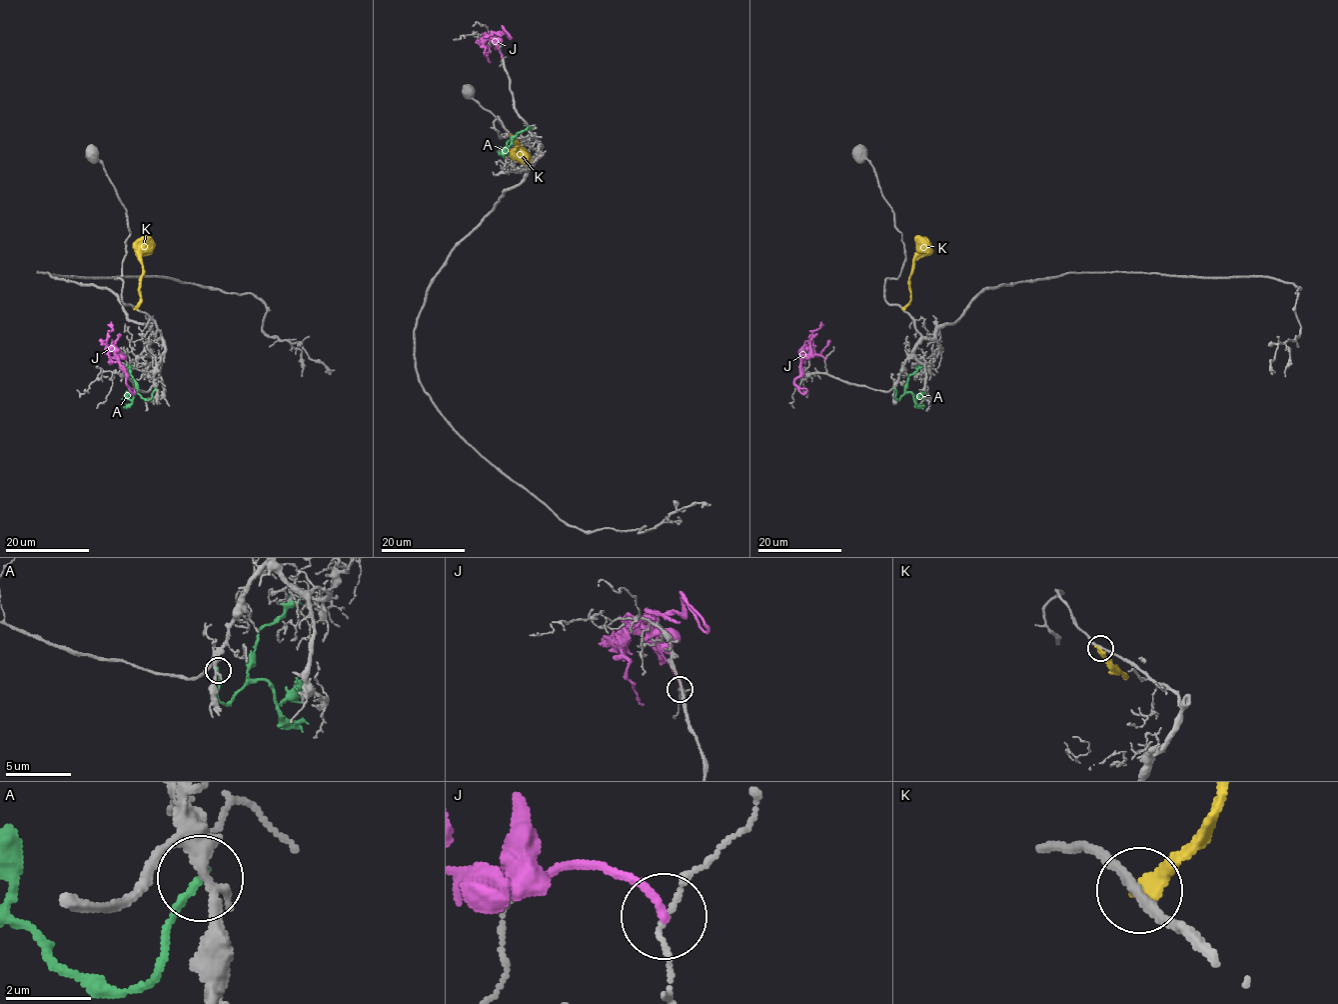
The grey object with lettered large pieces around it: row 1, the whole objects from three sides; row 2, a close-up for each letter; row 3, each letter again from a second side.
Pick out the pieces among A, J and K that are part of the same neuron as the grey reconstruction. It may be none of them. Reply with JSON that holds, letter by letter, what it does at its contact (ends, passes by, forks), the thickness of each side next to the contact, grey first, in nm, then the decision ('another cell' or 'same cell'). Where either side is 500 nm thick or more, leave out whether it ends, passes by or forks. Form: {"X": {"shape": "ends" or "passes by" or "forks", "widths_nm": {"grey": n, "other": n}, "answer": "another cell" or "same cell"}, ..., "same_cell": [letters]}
{"A": {"shape": "ends", "widths_nm": {"grey": 320, "other": 190}, "answer": "another cell"}, "J": {"shape": "ends", "widths_nm": {"grey": 100, "other": 190}, "answer": "another cell"}, "K": {"shape": "ends", "widths_nm": {"grey": 220, "other": 340}, "answer": "another cell"}, "same_cell": []}

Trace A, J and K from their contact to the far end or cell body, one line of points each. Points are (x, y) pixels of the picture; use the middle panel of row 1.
A: (532, 128), (513, 136), (503, 154)
J: (502, 57), (493, 35), (502, 32), (502, 27), (512, 38)
K: (512, 135), (519, 144), (519, 150), (527, 155), (524, 158)

